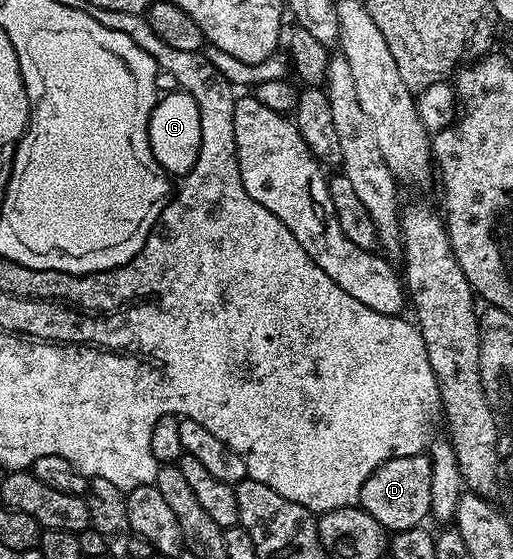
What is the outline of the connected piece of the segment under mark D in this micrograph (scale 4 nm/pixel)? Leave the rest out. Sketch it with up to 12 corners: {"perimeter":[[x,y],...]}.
{"perimeter":[[429,455],[392,457],[358,504],[387,533],[430,516]]}

